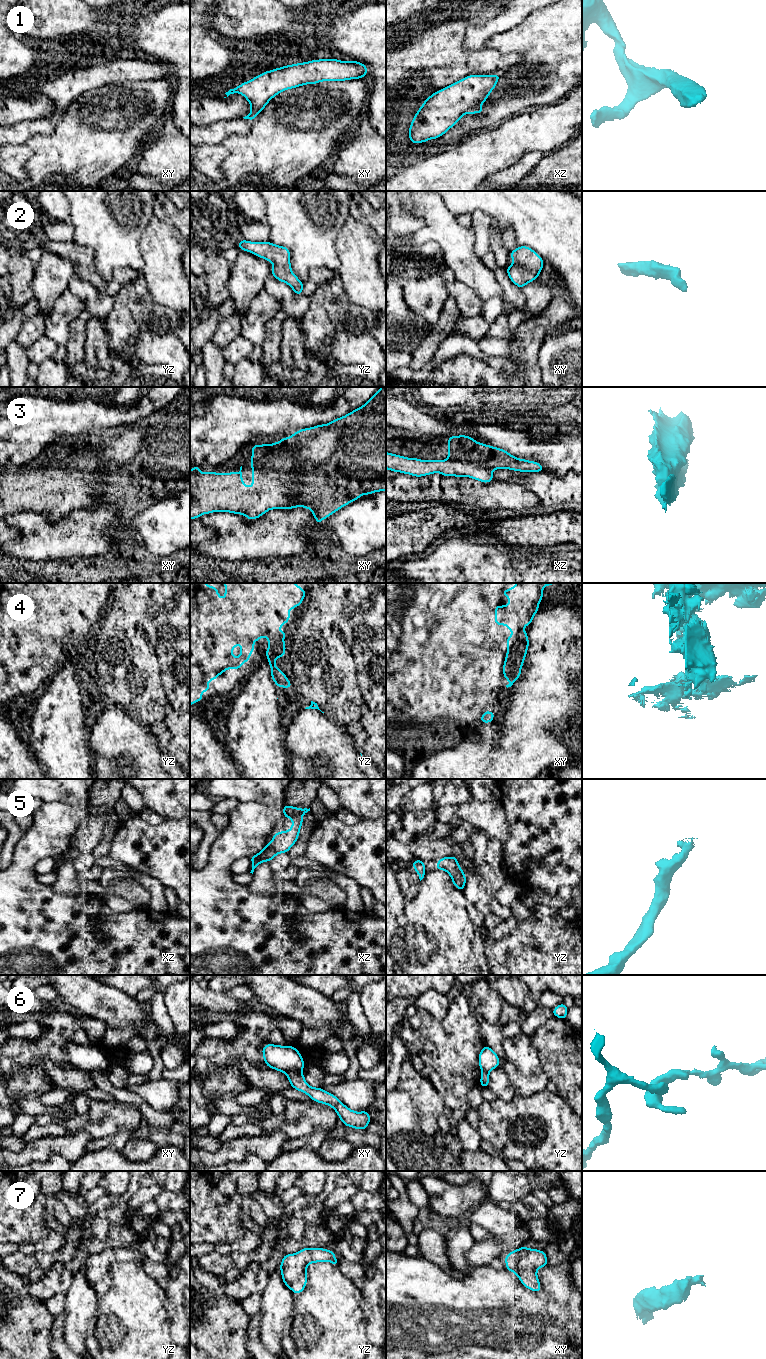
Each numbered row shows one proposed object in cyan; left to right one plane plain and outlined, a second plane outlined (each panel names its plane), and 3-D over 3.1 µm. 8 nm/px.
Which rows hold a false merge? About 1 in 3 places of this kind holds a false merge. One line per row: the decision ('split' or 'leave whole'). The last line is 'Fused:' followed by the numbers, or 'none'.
1: leave whole
2: leave whole
3: leave whole
4: split
5: leave whole
6: split
7: leave whole
Fused: 4, 6

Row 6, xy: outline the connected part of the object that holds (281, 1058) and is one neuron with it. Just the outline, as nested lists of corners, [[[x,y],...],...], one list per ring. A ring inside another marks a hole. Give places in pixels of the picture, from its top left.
[[[266,1044],[262,1048],[264,1062],[269,1068],[287,1073],[302,1072],[304,1060],[300,1052],[293,1046]]]

